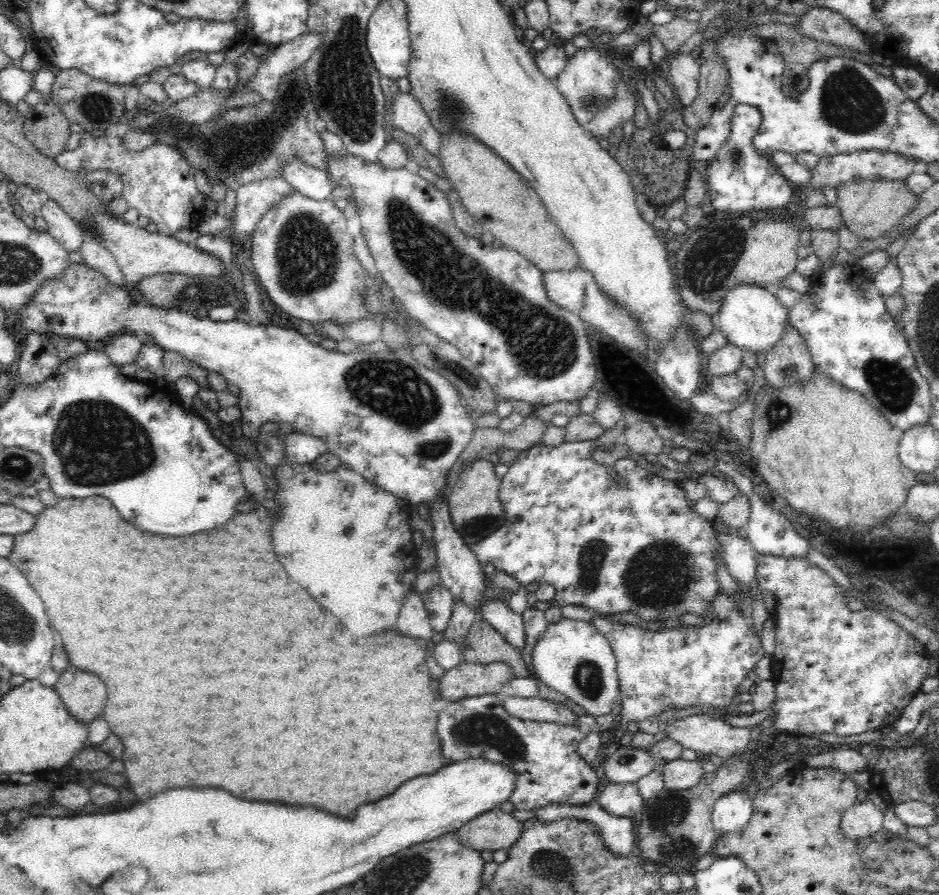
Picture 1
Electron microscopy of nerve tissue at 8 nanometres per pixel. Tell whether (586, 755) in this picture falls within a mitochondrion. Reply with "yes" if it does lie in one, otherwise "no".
no

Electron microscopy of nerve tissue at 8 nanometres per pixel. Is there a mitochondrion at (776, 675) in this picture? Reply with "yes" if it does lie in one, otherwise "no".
no

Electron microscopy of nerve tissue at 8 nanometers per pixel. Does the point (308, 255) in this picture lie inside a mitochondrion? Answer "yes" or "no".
yes

